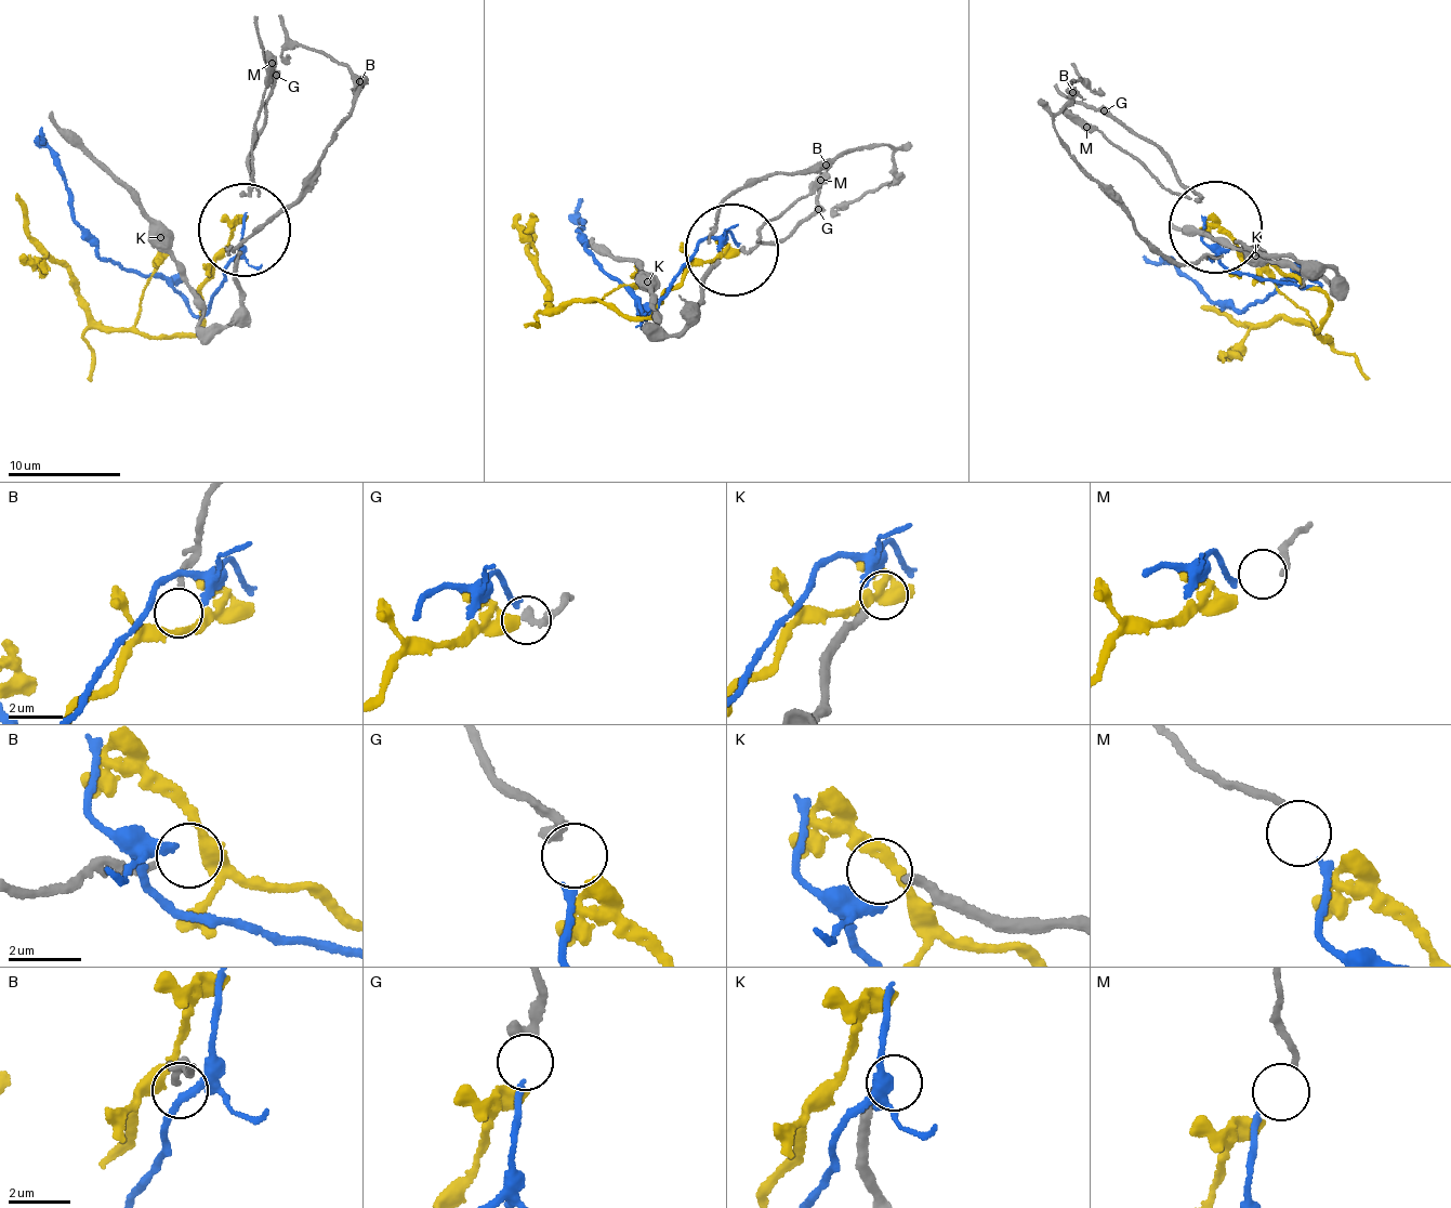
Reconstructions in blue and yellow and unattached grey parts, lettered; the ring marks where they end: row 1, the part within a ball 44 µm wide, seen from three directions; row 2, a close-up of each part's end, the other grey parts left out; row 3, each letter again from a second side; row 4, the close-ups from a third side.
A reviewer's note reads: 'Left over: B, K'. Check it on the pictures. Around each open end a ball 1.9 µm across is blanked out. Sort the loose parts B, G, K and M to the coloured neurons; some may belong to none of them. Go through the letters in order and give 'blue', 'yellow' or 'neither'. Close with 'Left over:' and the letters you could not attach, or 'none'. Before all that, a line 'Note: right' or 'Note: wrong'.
Note: right
B: neither
G: yellow
K: neither
M: blue
Left over: B, K

